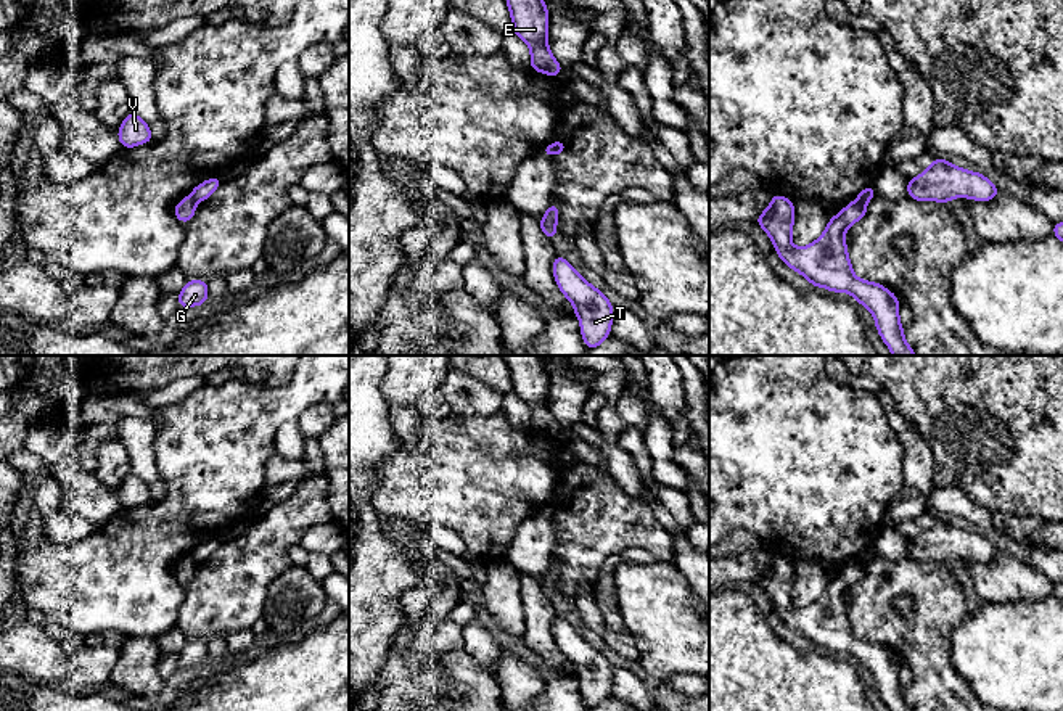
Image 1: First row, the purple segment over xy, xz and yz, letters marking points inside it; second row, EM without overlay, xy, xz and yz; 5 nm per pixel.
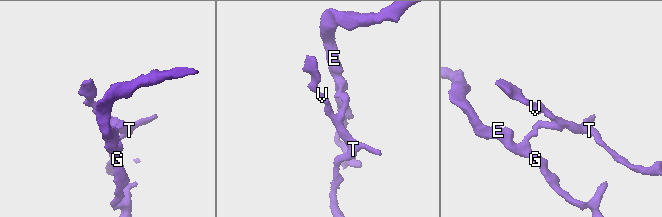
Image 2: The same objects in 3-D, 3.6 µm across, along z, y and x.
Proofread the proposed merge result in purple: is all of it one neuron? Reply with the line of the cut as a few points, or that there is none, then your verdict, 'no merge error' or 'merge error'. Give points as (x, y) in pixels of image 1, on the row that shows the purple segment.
cut yz (857, 200), (867, 201); merge error

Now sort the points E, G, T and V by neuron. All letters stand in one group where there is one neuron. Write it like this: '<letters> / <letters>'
E G / T V

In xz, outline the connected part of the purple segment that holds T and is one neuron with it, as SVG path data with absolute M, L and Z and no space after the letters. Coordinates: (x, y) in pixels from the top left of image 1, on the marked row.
M560 254L555 256L553 277L566 299L574 304L587 349L597 347L611 331L614 306Z

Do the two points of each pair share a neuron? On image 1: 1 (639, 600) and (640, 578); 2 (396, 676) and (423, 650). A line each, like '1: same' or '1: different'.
1: same
2: different

